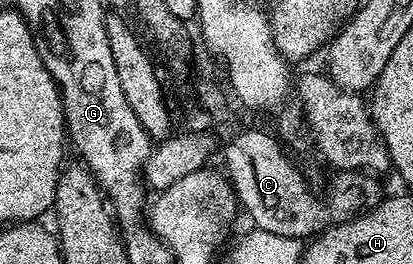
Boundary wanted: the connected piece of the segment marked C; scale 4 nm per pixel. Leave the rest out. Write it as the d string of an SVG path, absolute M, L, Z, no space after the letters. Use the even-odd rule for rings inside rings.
M241 129L223 145L224 172L237 192L238 202L244 212L245 209L249 212L256 228L271 231L271 235L309 239L330 225L340 225L364 213L371 203L382 200L383 192L377 182L380 180L364 171L338 172L338 177L329 185L329 194L316 197L304 175L297 170L296 163L281 150L282 142L270 133L261 129Z

